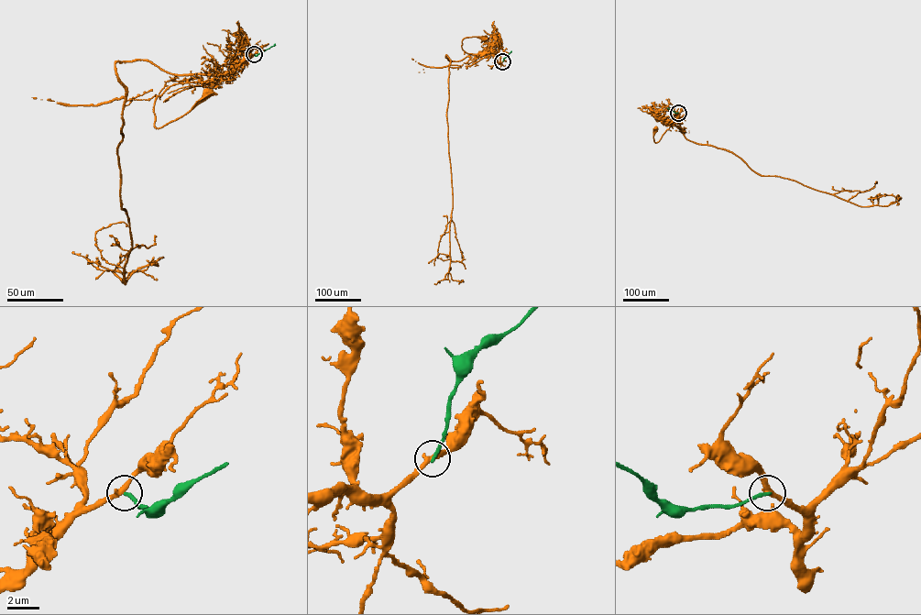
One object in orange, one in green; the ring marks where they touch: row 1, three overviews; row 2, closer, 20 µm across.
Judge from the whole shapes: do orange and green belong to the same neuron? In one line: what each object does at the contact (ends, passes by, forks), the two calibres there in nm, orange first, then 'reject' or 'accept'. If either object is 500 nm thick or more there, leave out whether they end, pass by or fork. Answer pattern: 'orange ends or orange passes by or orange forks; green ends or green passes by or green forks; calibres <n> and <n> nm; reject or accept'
orange passes by; green ends; calibres 320 and 220 nm; reject

